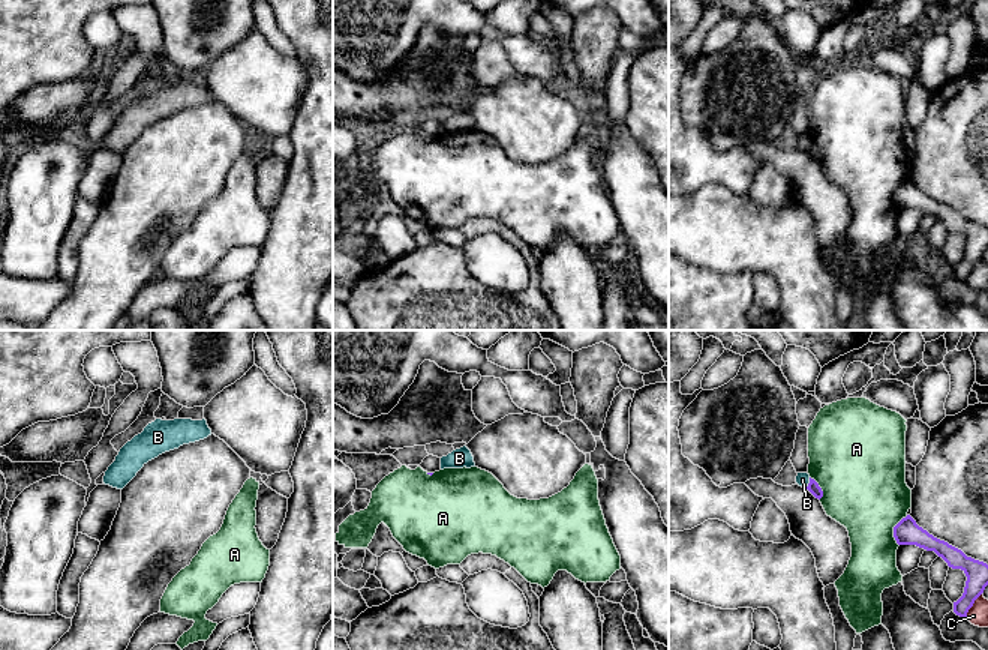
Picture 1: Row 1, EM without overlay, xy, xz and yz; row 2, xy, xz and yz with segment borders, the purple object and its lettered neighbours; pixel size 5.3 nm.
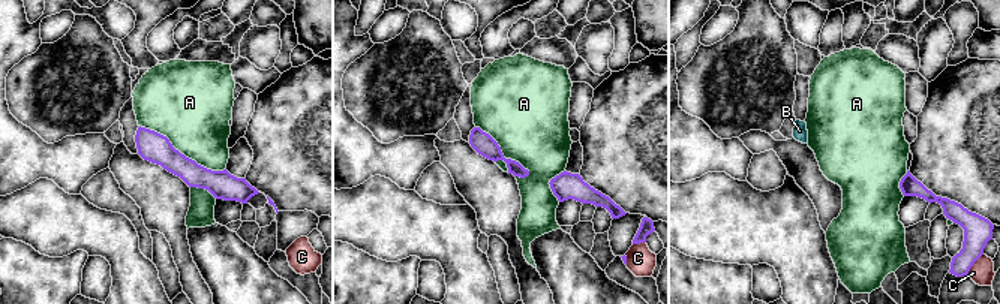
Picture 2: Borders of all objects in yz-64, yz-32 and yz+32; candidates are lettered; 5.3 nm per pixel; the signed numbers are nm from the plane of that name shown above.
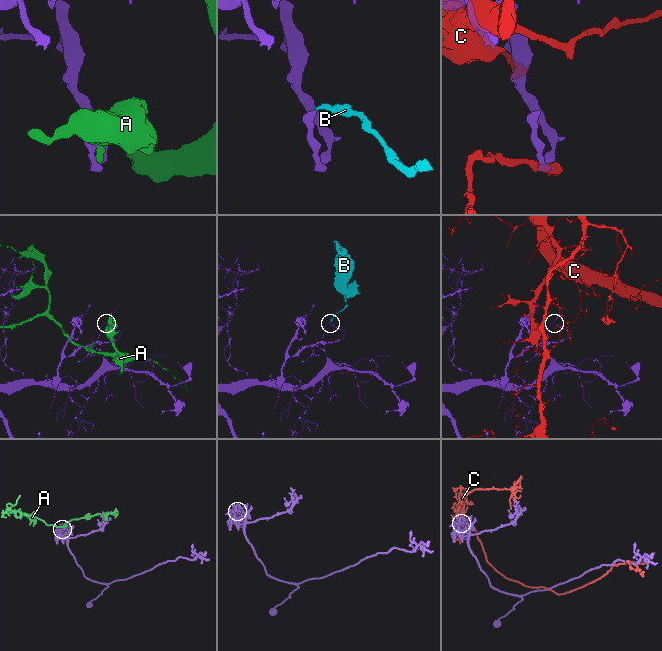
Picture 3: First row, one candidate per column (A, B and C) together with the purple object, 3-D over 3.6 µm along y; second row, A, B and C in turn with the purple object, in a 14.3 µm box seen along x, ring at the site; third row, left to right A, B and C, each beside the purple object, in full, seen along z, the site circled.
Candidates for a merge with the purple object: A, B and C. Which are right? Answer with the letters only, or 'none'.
B

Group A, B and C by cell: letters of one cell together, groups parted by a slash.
A / B / C

